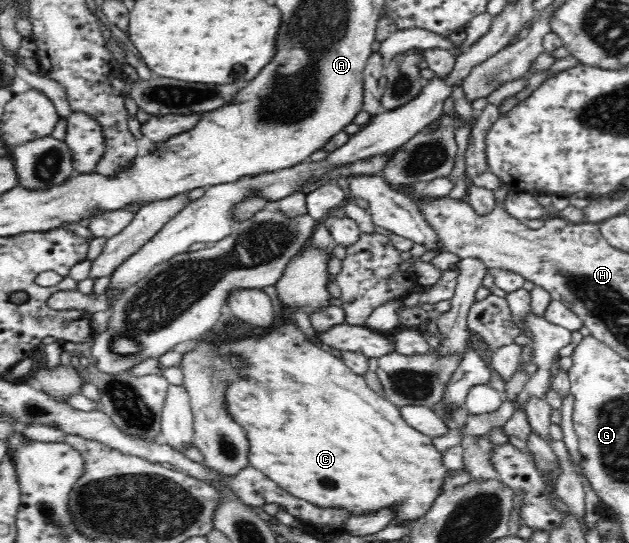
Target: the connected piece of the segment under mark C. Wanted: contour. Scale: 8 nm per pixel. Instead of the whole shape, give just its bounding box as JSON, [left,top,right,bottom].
[221,321,450,521]

